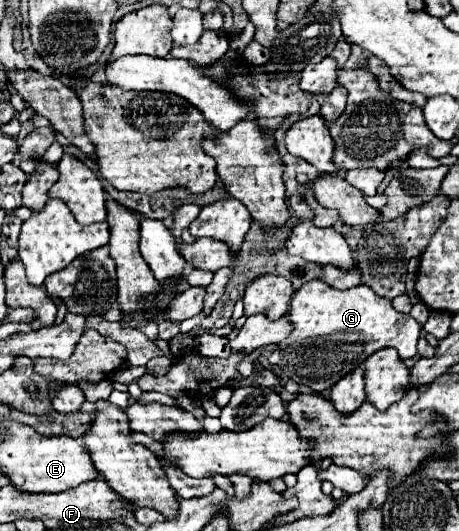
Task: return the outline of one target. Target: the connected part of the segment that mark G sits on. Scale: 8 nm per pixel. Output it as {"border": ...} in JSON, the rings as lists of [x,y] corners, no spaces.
{"border":[[[323,280],[303,284],[291,300],[291,320],[295,330],[285,340],[283,372],[297,384],[309,386],[313,392],[325,392],[341,376],[351,372],[357,364],[375,350],[393,346],[403,360],[415,358],[421,326],[409,314],[401,314],[391,306],[391,300],[377,296],[369,286],[359,284],[349,290],[335,290]]]}

